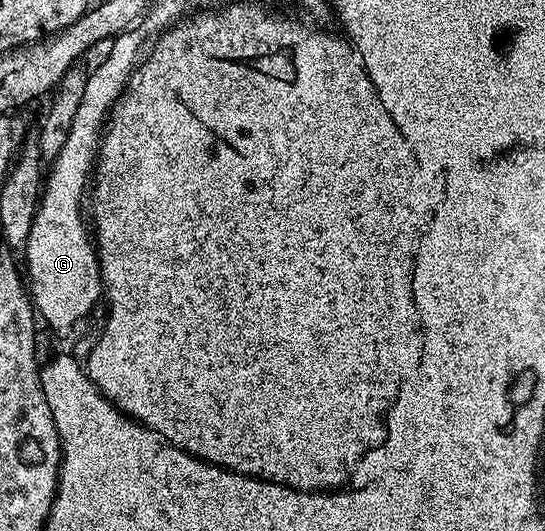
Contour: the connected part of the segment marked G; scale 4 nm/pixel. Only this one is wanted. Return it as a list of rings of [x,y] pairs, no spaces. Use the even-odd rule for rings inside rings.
[[[134,26],[114,36],[108,45],[109,53],[88,73],[83,98],[68,131],[67,142],[48,165],[37,212],[31,222],[23,251],[27,264],[27,286],[36,313],[55,330],[67,330],[75,325],[97,302],[100,303],[103,296],[95,240],[86,213],[85,216],[81,213],[81,199],[84,196],[86,199],[91,184],[97,163],[97,148],[101,144],[105,121],[109,119],[109,109],[117,105],[150,43],[148,30],[141,27]]]

